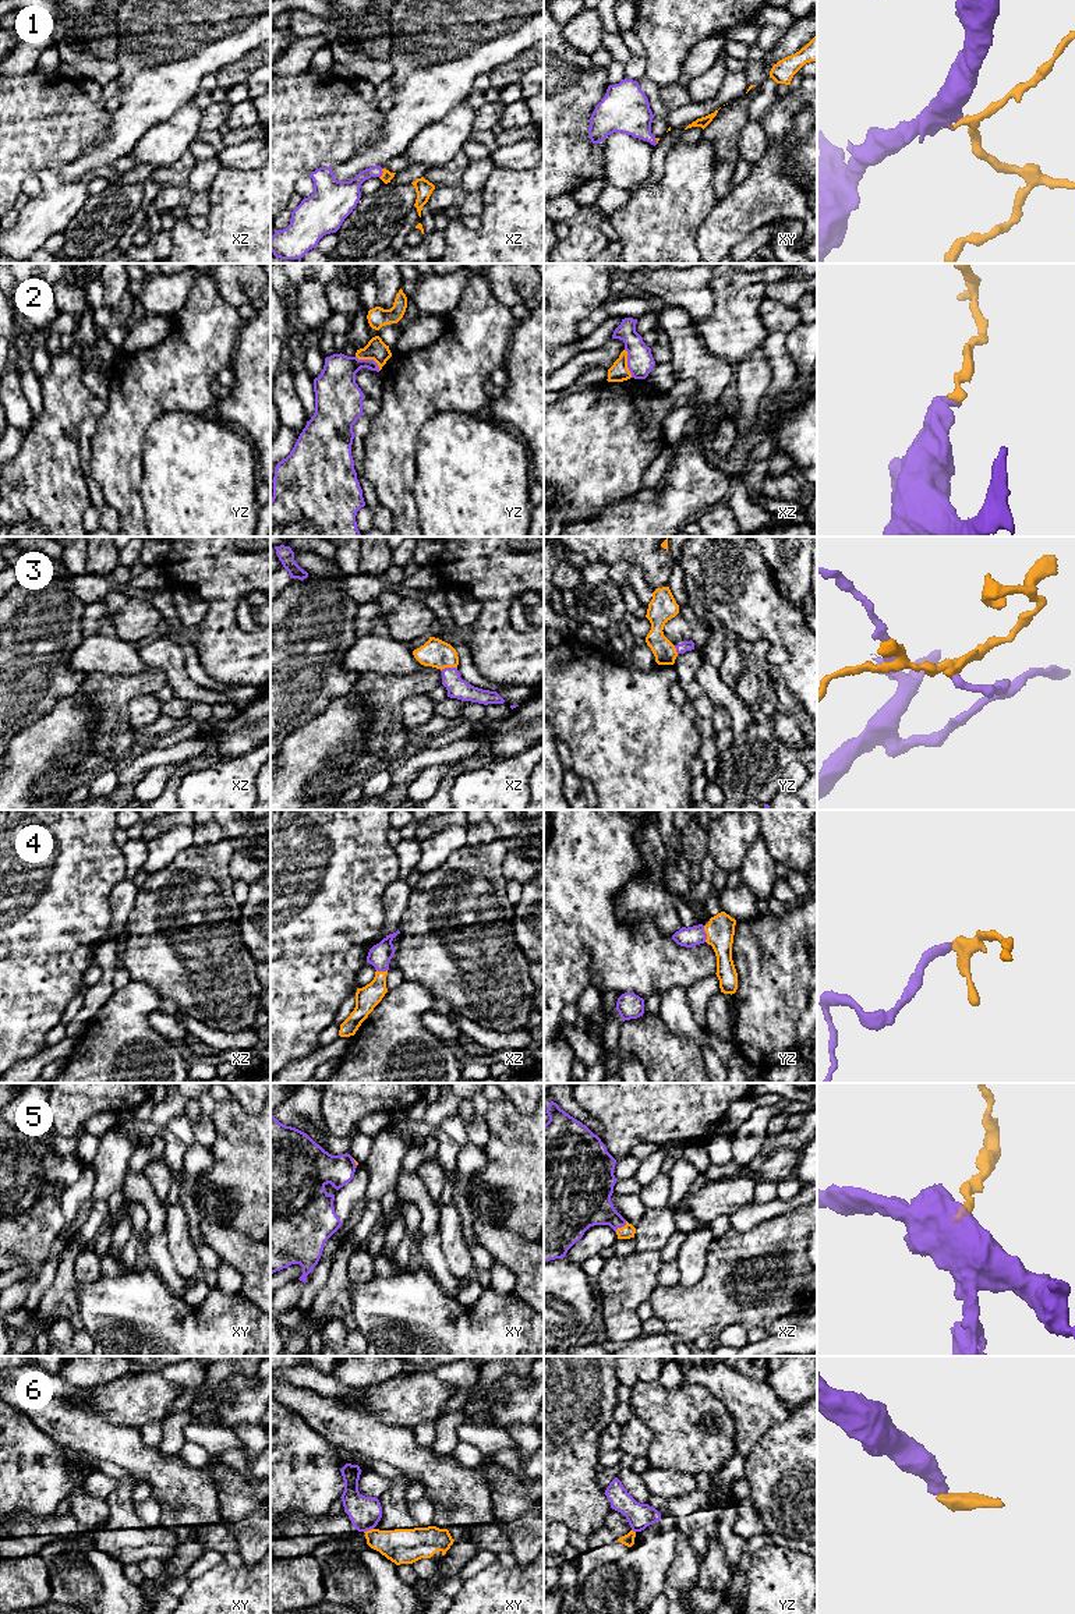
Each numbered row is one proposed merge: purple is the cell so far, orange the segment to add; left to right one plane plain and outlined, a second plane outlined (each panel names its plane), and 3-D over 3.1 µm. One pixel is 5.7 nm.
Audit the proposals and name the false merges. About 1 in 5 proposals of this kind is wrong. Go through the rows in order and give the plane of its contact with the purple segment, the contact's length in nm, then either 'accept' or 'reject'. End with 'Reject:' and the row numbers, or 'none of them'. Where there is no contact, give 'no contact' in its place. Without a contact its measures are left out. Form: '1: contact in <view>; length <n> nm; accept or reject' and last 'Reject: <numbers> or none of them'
1: contact in xz; length 60 nm; accept
2: contact in yz; length 170 nm; reject
3: contact in xz; length 100 nm; accept
4: contact in yz; length 100 nm; accept
5: contact in xz; length 90 nm; accept
6: contact in xy; length 60 nm; reject
Reject: 2, 6

